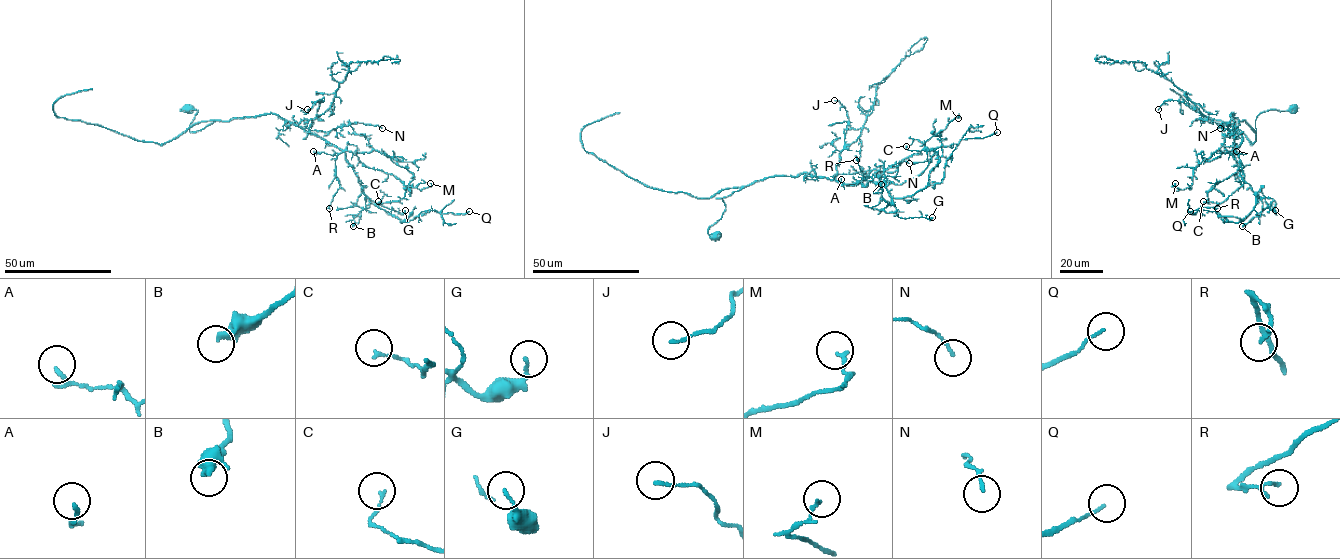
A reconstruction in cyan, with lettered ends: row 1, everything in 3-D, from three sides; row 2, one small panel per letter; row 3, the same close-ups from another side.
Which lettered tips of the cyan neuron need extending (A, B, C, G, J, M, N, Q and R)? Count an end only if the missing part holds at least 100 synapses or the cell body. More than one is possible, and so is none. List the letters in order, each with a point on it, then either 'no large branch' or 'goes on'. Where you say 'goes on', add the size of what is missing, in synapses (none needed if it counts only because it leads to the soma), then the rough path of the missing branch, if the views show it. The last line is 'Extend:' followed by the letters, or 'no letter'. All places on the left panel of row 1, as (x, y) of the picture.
A: at (313, 151); no large branch
B: at (353, 226); no large branch
C: at (378, 201); no large branch
G: at (405, 210); no large branch
J: at (307, 109); no large branch
M: at (430, 183); no large branch
N: at (382, 128); no large branch
Q: at (469, 211); no large branch
R: at (329, 208); no large branch
Extend: no letter

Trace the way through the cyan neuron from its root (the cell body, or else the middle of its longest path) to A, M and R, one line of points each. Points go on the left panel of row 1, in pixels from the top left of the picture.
A: (188, 109), (180, 110), (198, 111), (191, 132), (217, 120), (273, 113), (342, 152), (313, 151)
M: (188, 109), (198, 111), (191, 132), (278, 114), (343, 150), (391, 156), (409, 186), (430, 183)
R: (188, 109), (180, 110), (198, 111), (191, 132), (217, 120), (273, 113), (338, 147), (340, 188), (329, 208)

